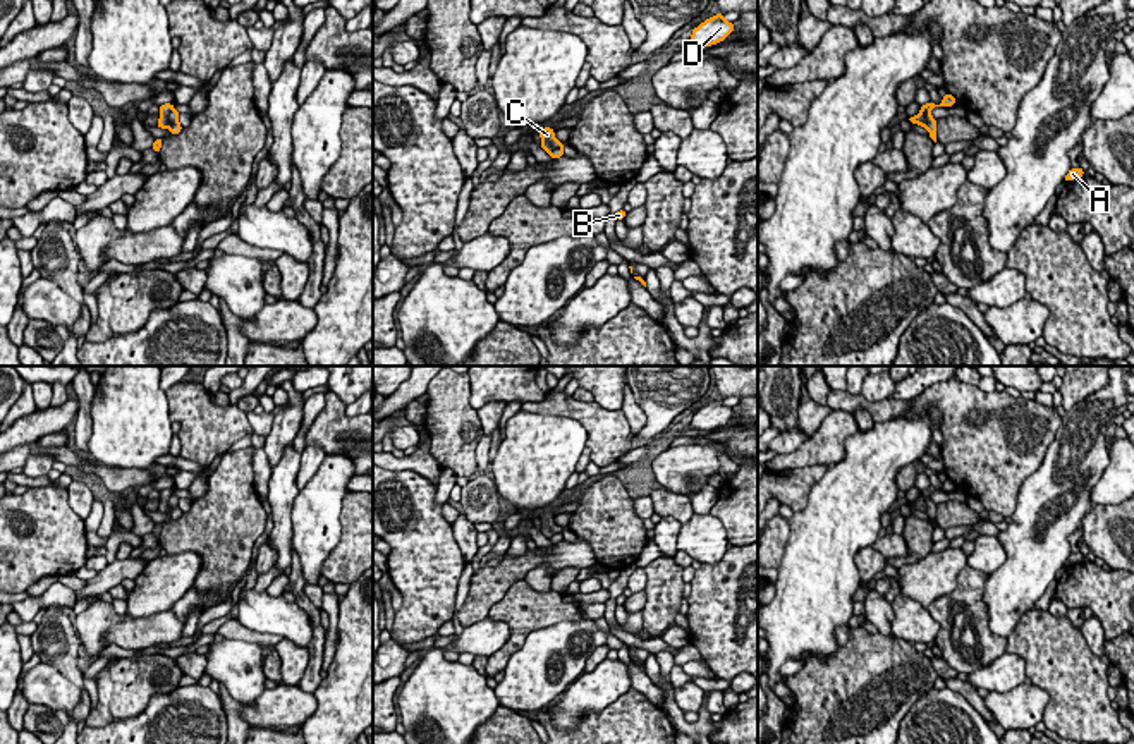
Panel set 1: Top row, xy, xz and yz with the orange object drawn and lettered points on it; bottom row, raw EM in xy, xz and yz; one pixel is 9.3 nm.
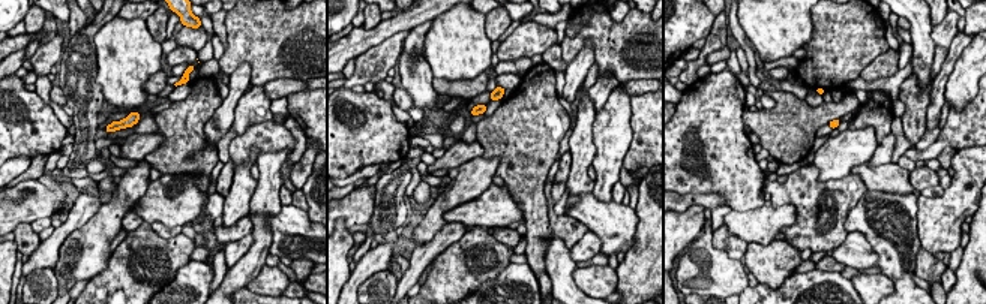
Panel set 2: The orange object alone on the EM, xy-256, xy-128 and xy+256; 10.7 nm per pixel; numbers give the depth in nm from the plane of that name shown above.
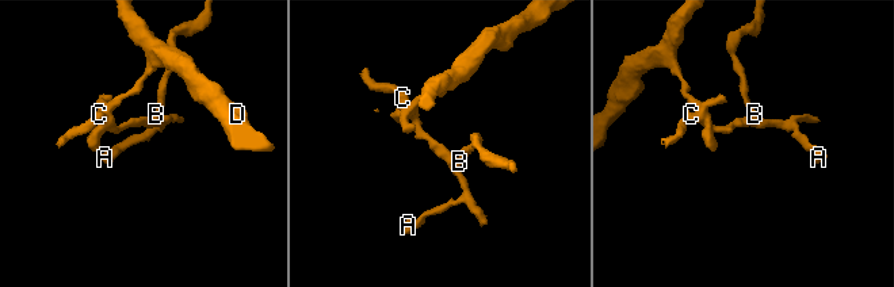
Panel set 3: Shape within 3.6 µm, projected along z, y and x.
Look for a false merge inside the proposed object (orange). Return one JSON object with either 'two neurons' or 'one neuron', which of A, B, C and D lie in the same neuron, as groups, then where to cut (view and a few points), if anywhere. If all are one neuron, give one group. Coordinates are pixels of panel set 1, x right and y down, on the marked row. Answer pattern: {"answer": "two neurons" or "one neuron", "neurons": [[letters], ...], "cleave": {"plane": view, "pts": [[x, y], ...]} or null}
{"answer": "two neurons", "neurons": [["A", "B", "C"], ["D"]], "cleave": {"plane": "yz", "pts": [[928, 112], [925, 126]]}}

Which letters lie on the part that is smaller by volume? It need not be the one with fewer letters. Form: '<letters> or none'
A, B, C

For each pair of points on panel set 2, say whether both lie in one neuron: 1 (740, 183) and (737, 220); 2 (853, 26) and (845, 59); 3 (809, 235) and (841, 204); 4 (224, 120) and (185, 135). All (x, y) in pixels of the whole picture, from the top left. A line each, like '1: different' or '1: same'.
1: different
2: same
3: same
4: different

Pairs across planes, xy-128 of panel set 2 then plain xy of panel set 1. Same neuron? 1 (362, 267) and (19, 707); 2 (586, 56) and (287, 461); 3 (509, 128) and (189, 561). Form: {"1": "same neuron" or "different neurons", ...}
{"1": "same neuron", "2": "different neurons", "3": "different neurons"}

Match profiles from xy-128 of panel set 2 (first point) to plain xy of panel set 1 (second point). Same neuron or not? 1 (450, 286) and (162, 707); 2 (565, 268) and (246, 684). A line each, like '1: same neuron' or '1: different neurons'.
1: different neurons
2: same neuron

